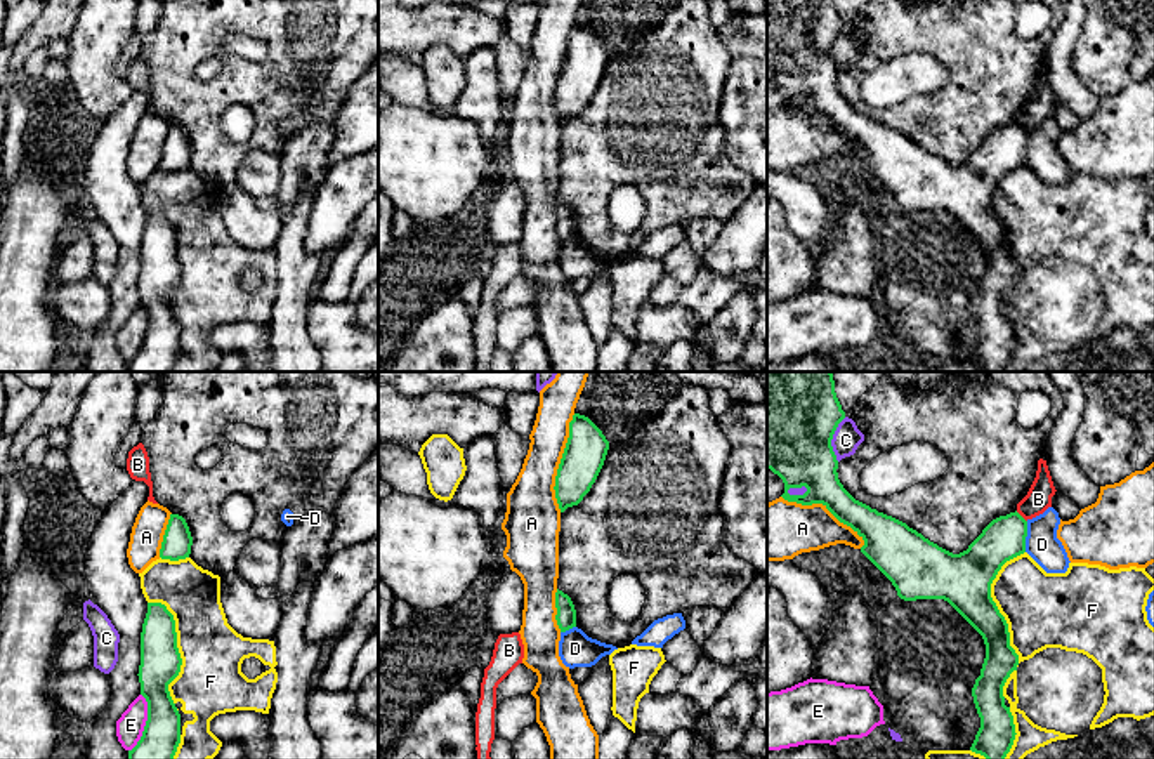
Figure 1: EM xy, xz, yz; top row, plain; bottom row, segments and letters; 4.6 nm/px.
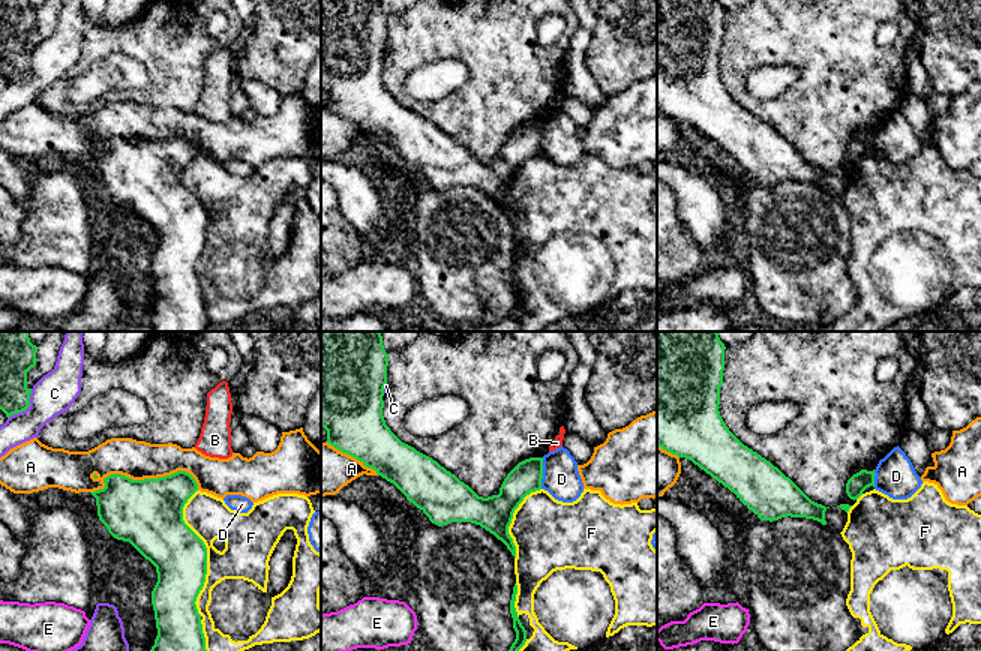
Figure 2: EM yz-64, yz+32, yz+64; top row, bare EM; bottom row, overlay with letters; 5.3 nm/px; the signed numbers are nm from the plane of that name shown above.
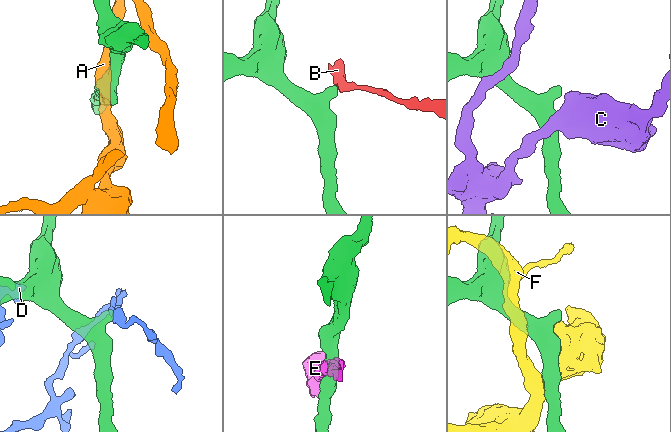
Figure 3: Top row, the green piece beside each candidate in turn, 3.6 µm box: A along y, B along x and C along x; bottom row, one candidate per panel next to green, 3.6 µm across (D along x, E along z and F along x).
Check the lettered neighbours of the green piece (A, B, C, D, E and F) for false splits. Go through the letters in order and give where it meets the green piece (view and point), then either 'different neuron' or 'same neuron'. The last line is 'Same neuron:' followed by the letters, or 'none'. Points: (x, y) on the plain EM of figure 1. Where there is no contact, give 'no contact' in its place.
A: xz (561, 73) | different neuron
B: yz (1021, 127) | different neuron
C: yz (832, 49) | different neuron
D: yz (1026, 146) | different neuron
E: xy (146, 334) | different neuron
F: yz (995, 216) | different neuron
Same neuron: none

